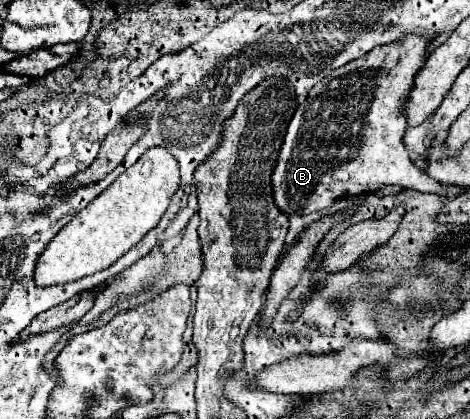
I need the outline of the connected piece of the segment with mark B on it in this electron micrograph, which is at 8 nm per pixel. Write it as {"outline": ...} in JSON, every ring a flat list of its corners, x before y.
{"outline":[[407,36,399,44,373,48,311,88,287,126,279,166,271,176,275,204,283,214,309,216,331,208,343,198,375,194,387,186,437,194,447,194,453,188,419,172,401,144,407,128,403,108,427,50,429,42,423,36]]}

